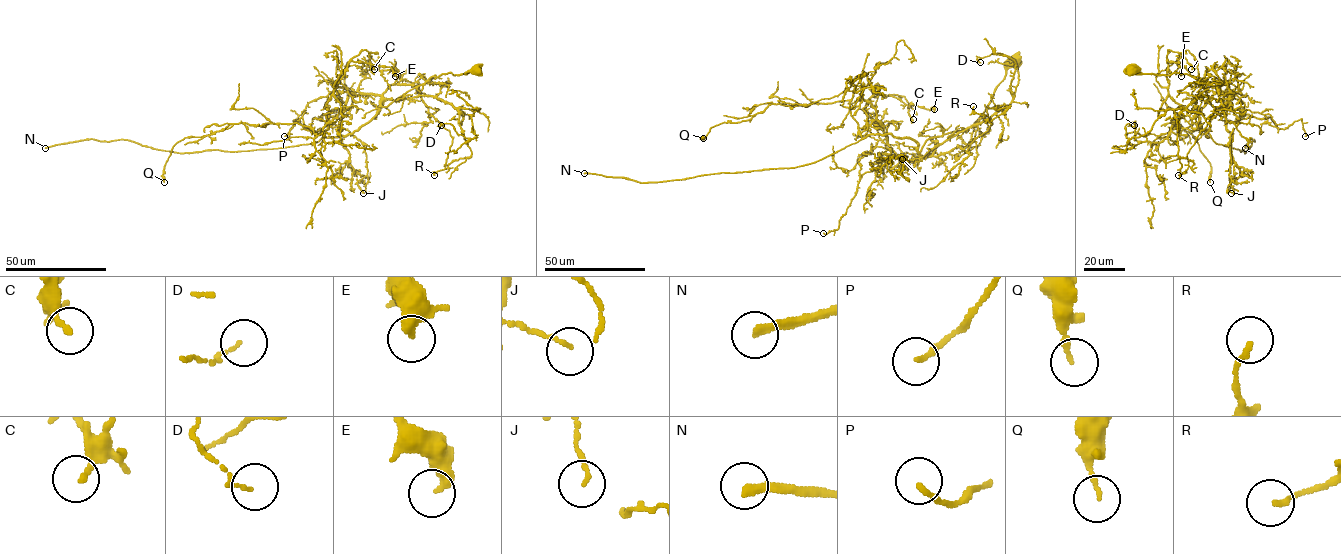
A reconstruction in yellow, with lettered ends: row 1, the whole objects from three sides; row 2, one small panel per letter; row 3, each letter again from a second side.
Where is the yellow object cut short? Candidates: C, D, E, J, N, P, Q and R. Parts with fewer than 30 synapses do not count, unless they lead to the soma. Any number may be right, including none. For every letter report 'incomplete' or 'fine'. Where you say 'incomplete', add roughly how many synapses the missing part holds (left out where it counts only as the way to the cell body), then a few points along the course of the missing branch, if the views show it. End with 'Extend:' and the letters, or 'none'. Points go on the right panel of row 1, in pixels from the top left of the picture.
C: fine
D: fine
E: fine
J: fine
N: incomplete; 250 synapses; course (1245, 148), (1243, 154), (1229, 155), (1215, 137), (1180, 145), (1181, 167)
P: fine
Q: fine
R: fine
Extend: N

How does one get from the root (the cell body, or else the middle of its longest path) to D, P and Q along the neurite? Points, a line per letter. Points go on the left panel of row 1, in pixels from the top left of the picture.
D: (475, 72), (432, 76), (386, 107), (381, 102), (432, 95), (475, 109), (471, 120), (476, 137), (441, 125)
P: (475, 72), (430, 77), (386, 107), (379, 95), (359, 94), (309, 128), (296, 119), (284, 136)
Q: (475, 72), (430, 77), (345, 135), (324, 137), (297, 123), (237, 123), (184, 137), (166, 162), (164, 182)

